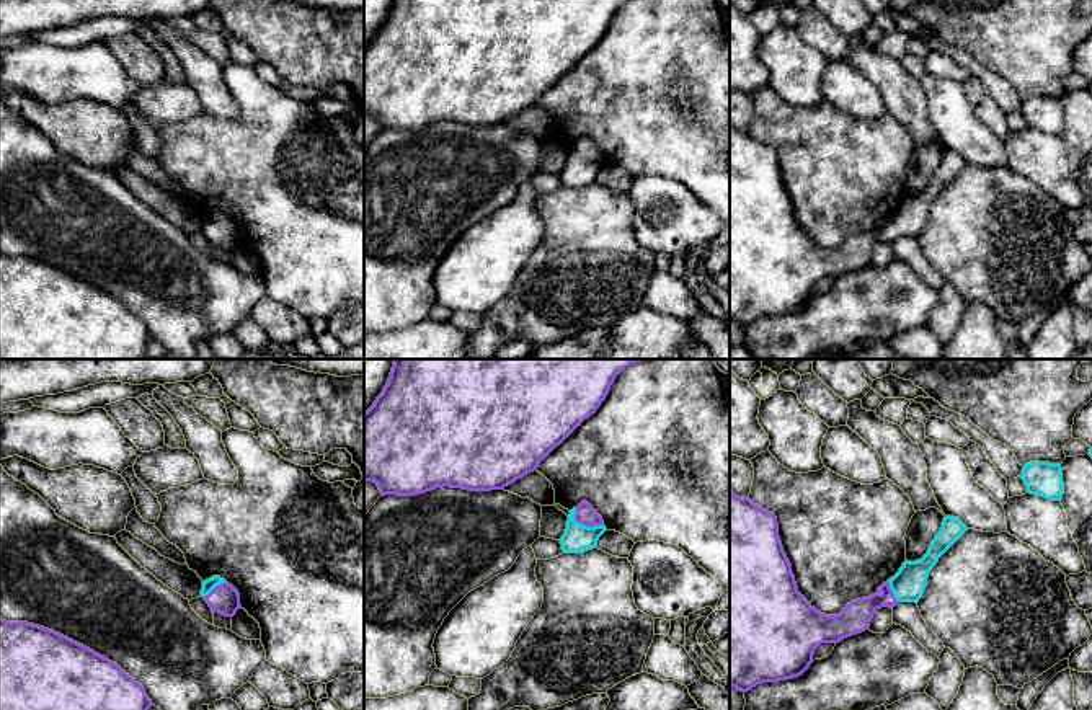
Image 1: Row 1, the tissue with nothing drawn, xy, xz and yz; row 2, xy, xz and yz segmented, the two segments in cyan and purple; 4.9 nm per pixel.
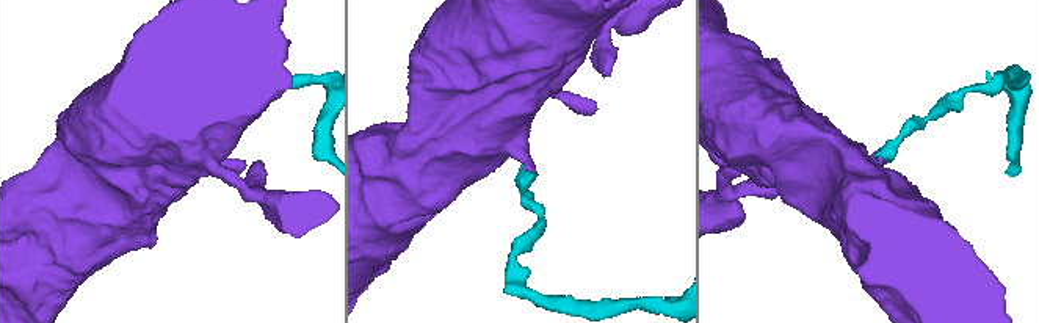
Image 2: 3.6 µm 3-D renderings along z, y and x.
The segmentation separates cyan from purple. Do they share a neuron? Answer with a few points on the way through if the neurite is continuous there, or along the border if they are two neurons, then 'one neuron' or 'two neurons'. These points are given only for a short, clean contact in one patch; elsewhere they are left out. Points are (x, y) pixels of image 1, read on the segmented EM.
runs through xz (577, 539), (581, 534), (581, 524), (585, 514); one neuron

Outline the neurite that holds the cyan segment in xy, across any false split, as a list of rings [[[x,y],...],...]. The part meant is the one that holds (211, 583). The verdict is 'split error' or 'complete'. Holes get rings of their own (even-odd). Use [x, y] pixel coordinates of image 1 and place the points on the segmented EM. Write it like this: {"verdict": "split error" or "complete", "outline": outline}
{"verdict": "split error", "outline": [[[220,576],[202,581],[201,596],[214,612],[233,617],[240,606],[238,591]]]}

